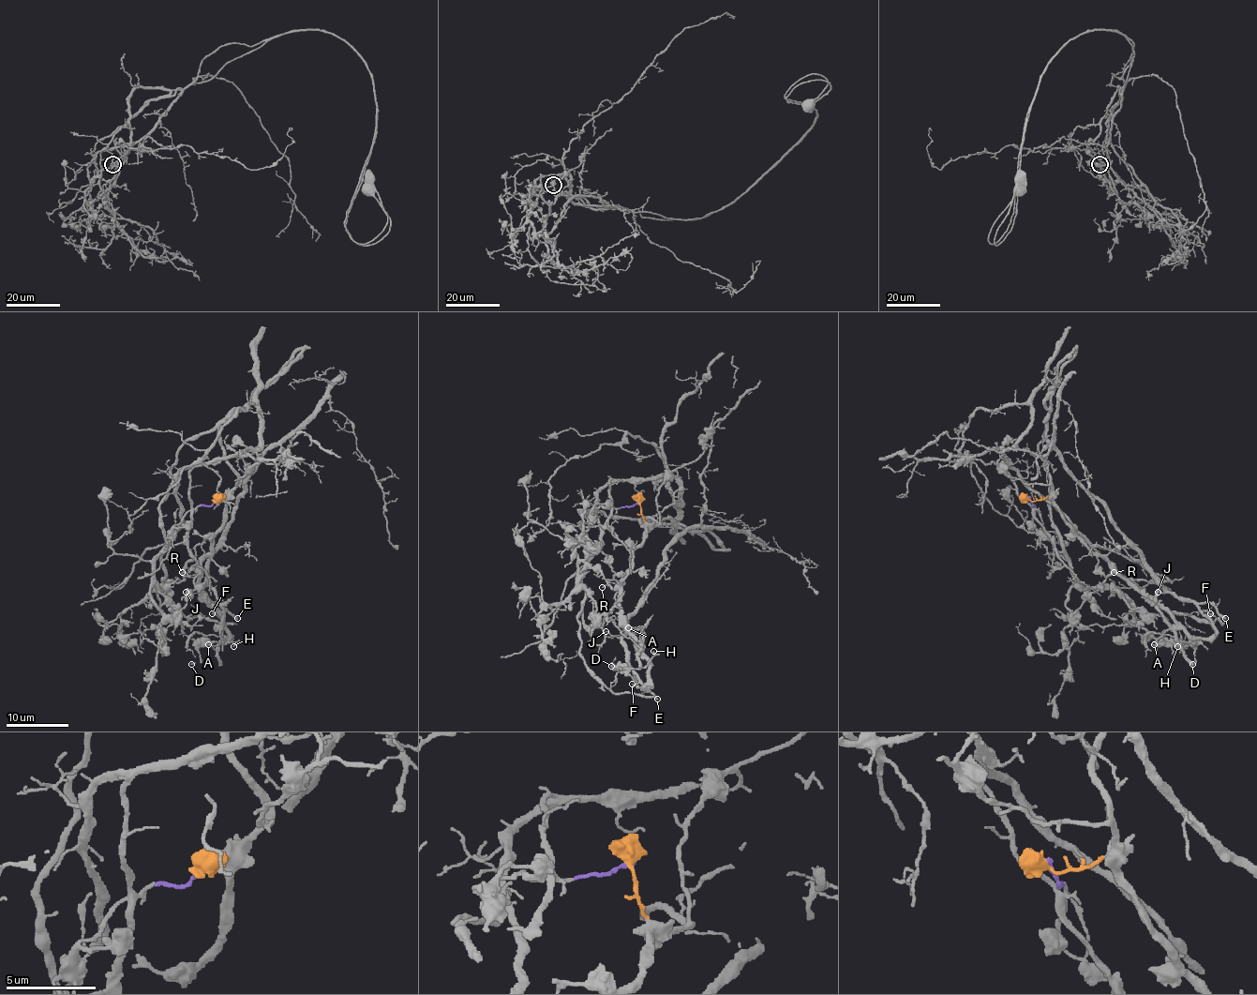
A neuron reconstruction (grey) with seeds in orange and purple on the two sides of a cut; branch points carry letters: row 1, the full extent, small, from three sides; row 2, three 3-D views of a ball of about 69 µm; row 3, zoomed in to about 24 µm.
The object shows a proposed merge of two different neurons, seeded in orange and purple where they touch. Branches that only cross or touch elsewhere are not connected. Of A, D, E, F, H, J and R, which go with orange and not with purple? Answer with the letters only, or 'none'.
A, D, E, F, H, J, R

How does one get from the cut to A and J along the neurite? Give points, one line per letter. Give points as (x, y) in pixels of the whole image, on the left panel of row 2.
A: (219, 498), (225, 498), (225, 524), (202, 562), (201, 593), (222, 620), (224, 641), (208, 644)
J: (219, 498), (225, 524), (202, 562), (201, 590), (219, 625), (217, 596), (205, 587), (187, 592)

